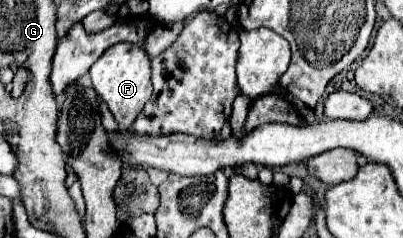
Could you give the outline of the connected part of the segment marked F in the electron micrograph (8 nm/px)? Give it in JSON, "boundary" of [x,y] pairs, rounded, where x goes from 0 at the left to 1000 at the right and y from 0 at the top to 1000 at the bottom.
{"boundary":[[[288,181],[288,189],[278,189],[273,206],[263,206],[263,223],[253,223],[253,239],[223,290],[233,374],[243,382],[253,424],[278,466],[283,500],[308,542],[318,542],[333,517],[333,500],[342,492],[342,475],[357,458],[357,441],[372,416],[372,391],[377,391],[372,315],[377,315],[372,239],[367,239],[362,206],[342,181]]]}

